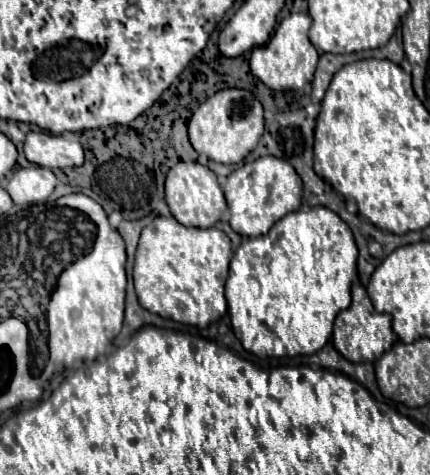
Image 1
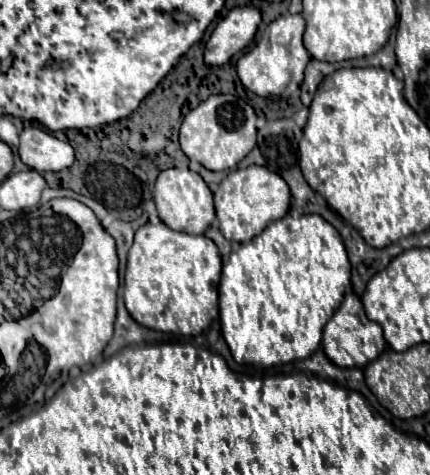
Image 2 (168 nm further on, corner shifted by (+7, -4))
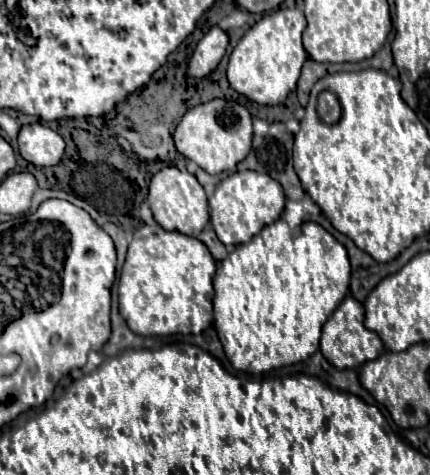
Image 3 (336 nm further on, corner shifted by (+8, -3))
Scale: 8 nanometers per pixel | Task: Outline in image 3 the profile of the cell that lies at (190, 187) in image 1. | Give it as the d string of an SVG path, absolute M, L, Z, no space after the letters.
M166 166L158 170L148 186L148 204L152 208L154 220L170 232L180 232L186 236L198 236L200 230L208 224L210 220L210 210L208 210L208 200L204 194L204 188L196 180L194 174L182 172L176 166Z

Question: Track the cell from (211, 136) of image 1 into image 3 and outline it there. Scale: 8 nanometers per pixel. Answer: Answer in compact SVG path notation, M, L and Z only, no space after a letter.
M222 98L210 100L184 114L180 124L176 126L174 142L176 142L176 150L184 158L194 160L208 174L220 174L220 172L232 170L236 168L238 162L242 162L248 156L252 148L250 112L236 102L228 102Z

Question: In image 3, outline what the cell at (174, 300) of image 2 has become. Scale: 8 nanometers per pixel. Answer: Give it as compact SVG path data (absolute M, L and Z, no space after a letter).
M146 224L134 232L134 240L128 246L128 256L118 280L118 306L128 328L140 336L168 336L168 334L200 334L212 324L212 278L216 272L216 260L208 254L208 248L186 234L166 232L158 224Z

